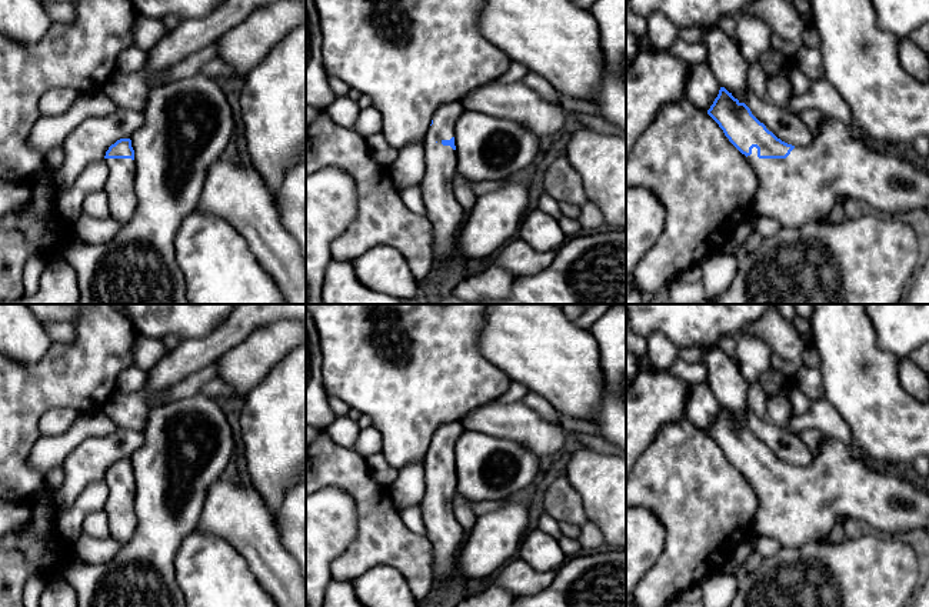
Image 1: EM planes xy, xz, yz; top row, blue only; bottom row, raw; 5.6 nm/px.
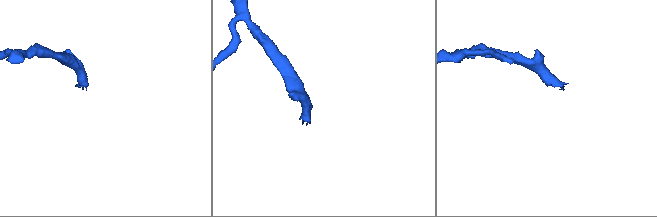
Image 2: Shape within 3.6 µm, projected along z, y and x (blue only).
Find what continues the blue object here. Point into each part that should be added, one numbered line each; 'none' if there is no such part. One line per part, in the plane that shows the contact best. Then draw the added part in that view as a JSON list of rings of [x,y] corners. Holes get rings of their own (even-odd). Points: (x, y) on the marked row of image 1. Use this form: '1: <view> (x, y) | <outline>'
1: yz (803, 187) | [[[826,117],[809,147],[798,147],[786,159],[759,159],[757,149],[747,156],[757,176],[753,211],[778,220],[783,227],[800,227],[823,220],[839,199],[868,203],[875,213],[905,217],[915,209],[929,211],[929,171],[915,167],[892,150],[873,149],[852,136],[849,126]]]

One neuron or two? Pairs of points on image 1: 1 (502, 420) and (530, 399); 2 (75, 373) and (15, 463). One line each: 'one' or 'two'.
1: two
2: one

